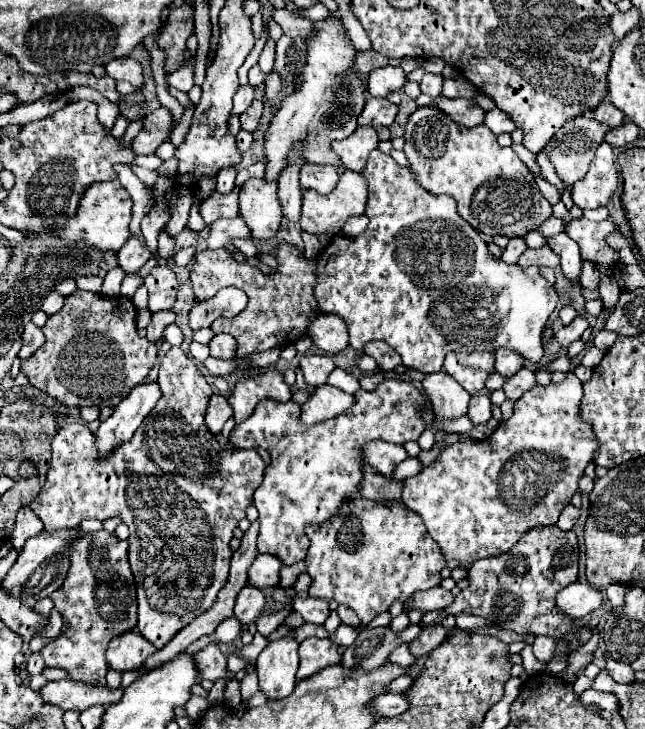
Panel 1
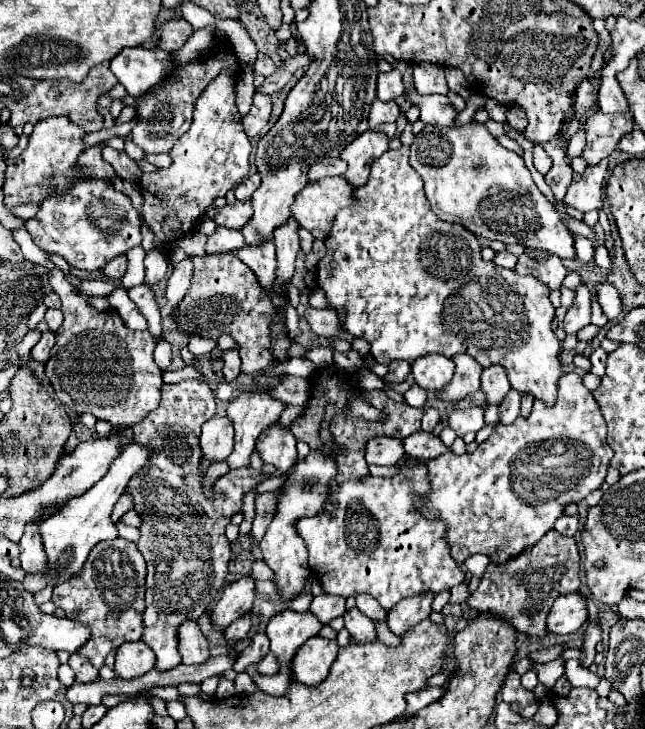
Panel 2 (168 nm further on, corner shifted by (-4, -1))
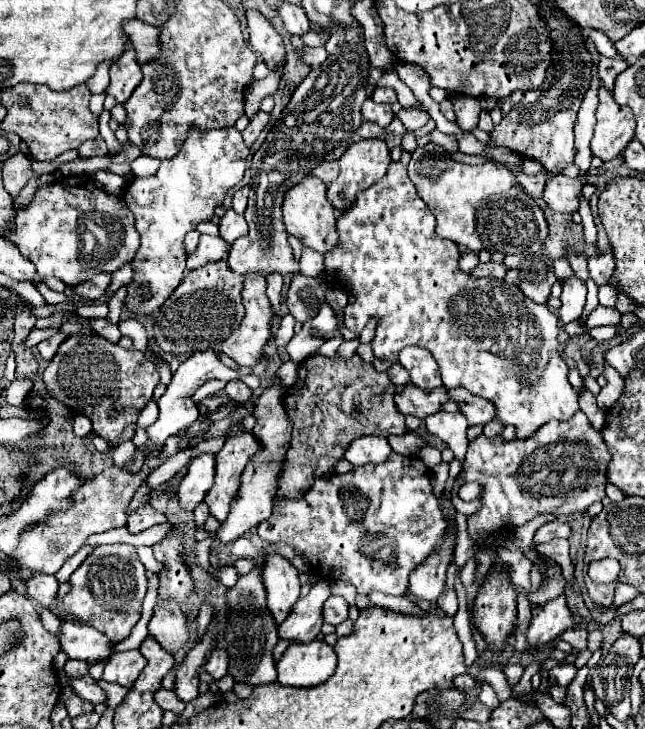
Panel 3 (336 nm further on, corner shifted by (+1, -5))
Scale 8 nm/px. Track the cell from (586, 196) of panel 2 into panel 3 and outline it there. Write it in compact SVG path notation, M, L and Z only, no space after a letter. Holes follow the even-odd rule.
M589 173L575 179L559 175L545 185L543 199L559 213L575 213L579 209L579 193L583 189L583 179L589 179Z

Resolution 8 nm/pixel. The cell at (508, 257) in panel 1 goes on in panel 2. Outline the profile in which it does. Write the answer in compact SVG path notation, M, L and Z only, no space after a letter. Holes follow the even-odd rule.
M502 251L502 253L496 253L496 257L494 257L494 263L496 263L498 267L514 269L514 267L516 267L516 257L514 257L512 253L508 253L508 251Z

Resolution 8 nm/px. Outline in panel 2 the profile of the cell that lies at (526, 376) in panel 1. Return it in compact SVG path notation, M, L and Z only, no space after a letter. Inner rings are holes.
M510 391L504 397L504 401L498 405L498 411L500 411L498 423L500 425L510 425L520 415L520 397L514 391Z

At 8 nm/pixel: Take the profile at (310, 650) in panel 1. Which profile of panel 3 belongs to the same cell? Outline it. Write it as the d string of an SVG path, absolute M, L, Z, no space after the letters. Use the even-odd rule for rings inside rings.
M325 641L289 645L277 663L277 681L291 687L315 687L325 683L337 667L337 655Z

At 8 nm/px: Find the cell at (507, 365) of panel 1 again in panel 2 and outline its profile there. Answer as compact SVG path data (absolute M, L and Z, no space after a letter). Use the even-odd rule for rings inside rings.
M492 365L492 367L484 369L482 377L480 377L480 389L484 391L488 405L500 405L500 401L510 391L510 383L504 375L504 367Z

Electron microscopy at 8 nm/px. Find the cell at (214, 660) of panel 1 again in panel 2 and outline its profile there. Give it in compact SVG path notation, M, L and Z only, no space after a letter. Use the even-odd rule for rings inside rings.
M188 619L180 625L178 631L178 651L182 657L184 665L194 665L194 663L204 663L210 657L208 649L208 639L202 635L198 629L196 621Z

